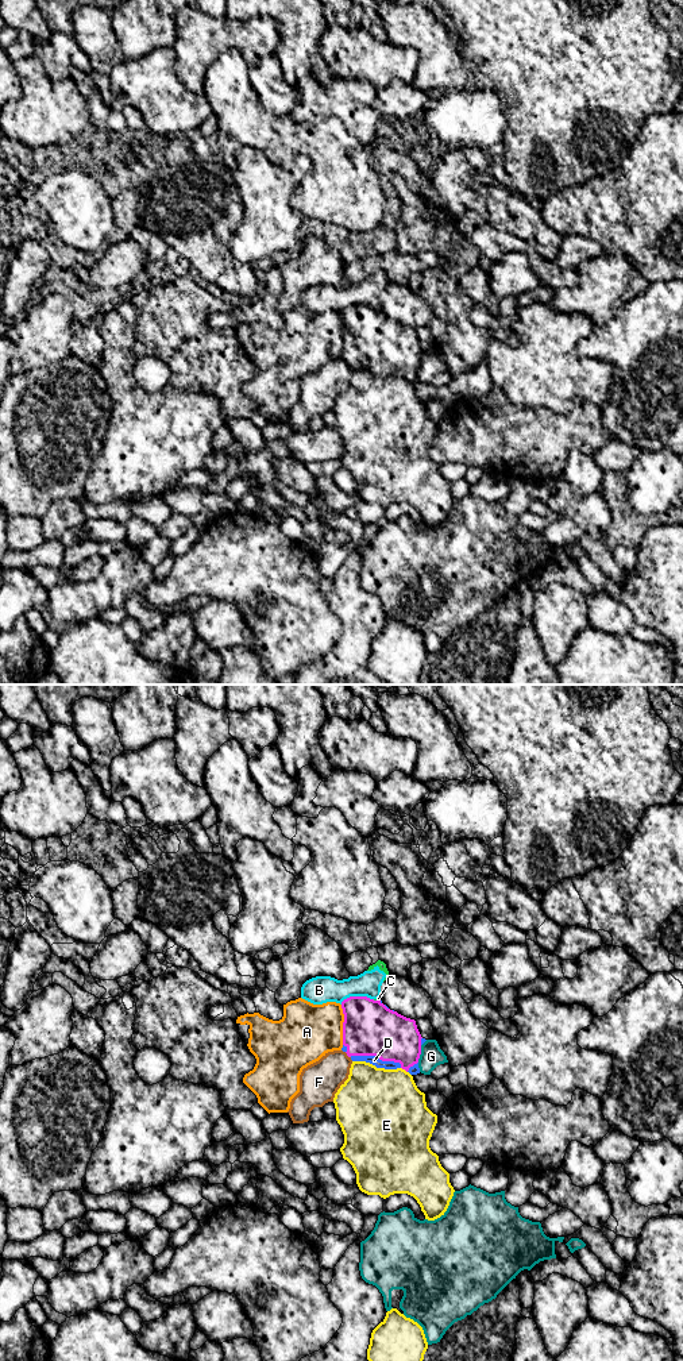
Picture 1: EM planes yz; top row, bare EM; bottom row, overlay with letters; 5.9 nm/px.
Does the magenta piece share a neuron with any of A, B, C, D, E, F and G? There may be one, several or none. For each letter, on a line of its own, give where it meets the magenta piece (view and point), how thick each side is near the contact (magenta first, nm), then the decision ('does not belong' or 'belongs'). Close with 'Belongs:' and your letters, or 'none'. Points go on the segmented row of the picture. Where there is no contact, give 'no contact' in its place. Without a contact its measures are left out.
A: yz (343, 1025) | 320/340 nm | does not belong
B: yz (357, 997) | 320/170 nm | does not belong
C: yz (377, 1001) | 320/20 nm | does not belong
D: yz (377, 1055) | 320/60 nm | belongs
E: yz (404, 1068) | 280/440 nm | does not belong
F: yz (347, 1055) | 320/240 nm | does not belong
G: yz (420, 1053) | 280/130 nm | does not belong
Belongs: D

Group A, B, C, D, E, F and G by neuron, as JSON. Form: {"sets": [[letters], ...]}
{"sets": [["A"], ["B", "C"], ["D"], ["E"], ["F"], ["G"]]}

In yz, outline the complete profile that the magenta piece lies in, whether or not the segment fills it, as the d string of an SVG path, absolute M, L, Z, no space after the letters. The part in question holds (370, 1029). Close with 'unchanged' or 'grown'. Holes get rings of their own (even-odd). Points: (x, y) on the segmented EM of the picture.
M350 996L342 1002L344 1014L342 1050L352 1061L366 1061L377 1068L402 1068L410 1075L420 1073L418 1059L421 1045L427 1041L421 1037L416 1021L390 1010L382 1000L367 996Z; grown

